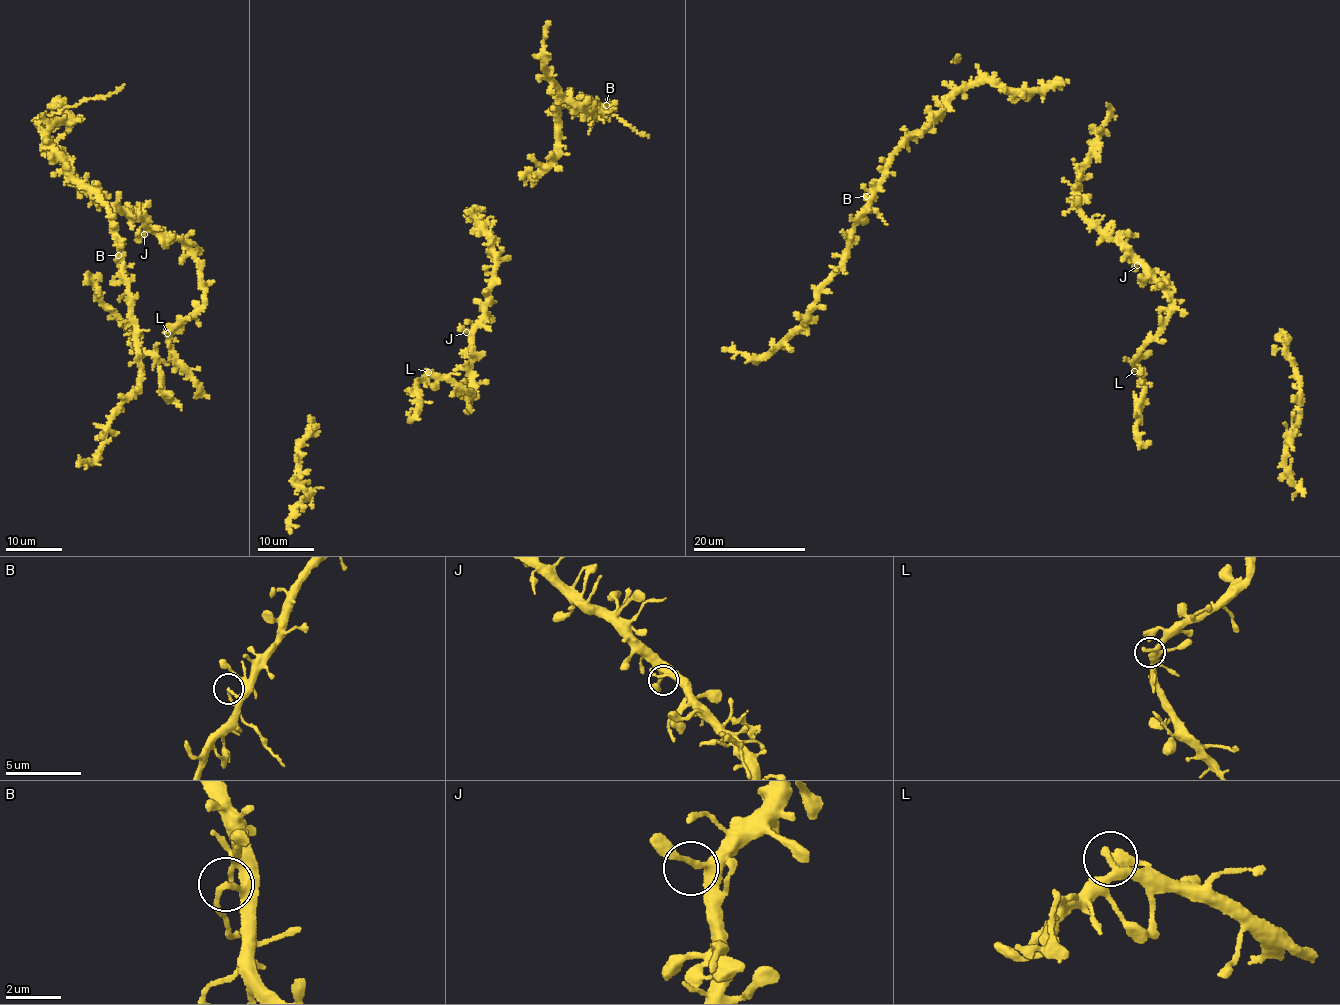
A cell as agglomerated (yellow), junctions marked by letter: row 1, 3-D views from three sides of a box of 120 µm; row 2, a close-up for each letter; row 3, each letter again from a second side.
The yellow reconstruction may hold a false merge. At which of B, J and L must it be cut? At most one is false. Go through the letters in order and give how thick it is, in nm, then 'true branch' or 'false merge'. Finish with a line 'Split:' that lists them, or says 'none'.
B: 170 nm | false merge
J: 240 nm | true branch
L: 240 nm | true branch
Split: B

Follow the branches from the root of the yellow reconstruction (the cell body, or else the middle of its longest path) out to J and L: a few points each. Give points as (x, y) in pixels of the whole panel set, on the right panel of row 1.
J: (1098, 134), (1087, 166), (1074, 184), (1081, 213), (1117, 239), (1137, 265)
L: (1098, 134), (1074, 184), (1081, 213), (1145, 264), (1169, 298), (1165, 329), (1143, 345), (1134, 371)

